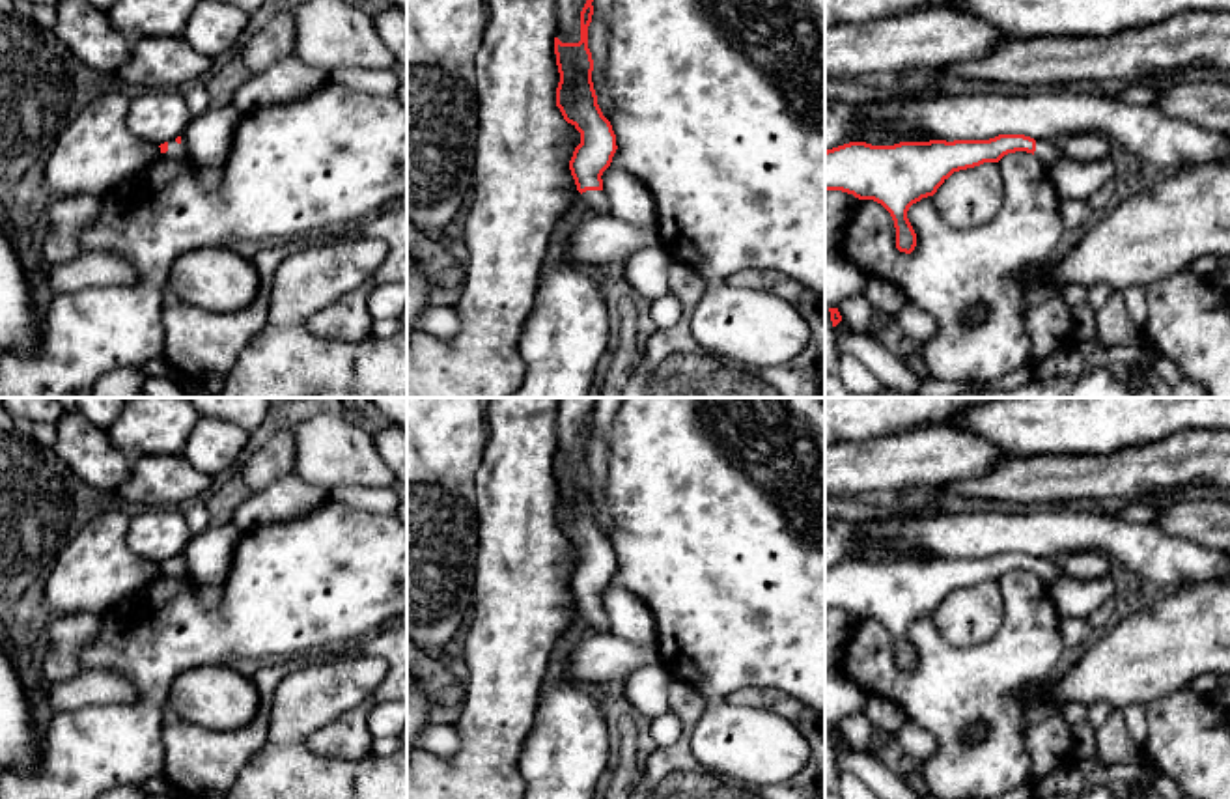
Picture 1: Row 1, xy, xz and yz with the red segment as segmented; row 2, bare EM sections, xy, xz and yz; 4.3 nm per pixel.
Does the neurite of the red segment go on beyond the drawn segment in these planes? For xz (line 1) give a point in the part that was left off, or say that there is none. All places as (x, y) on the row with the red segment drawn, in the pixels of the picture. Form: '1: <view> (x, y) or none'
1: xz (594, 202)

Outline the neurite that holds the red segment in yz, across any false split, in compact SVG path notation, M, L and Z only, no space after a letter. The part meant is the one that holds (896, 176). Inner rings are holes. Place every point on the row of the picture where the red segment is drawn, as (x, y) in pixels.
M1025 134L894 146L849 142L825 151L825 190L842 190L881 203L894 220L896 248L911 254L916 246L916 233L907 218L913 203L933 196L954 172L999 162L1015 151L1036 155L1047 170L1066 159L1062 142Z

